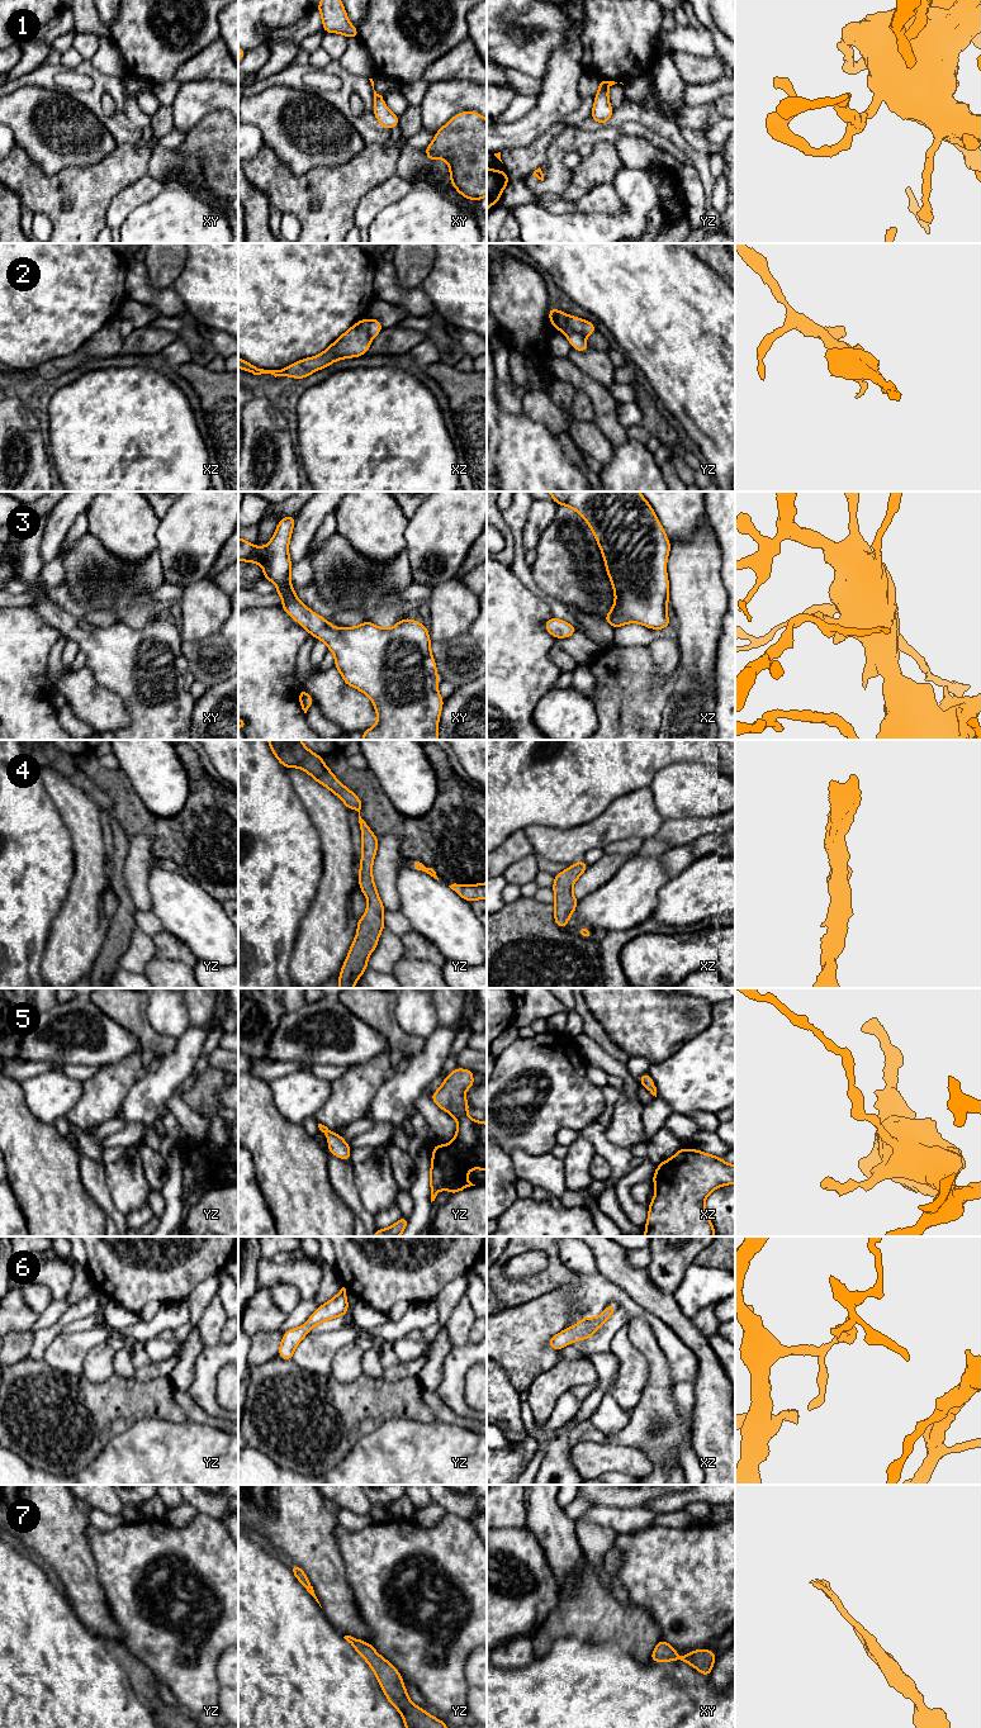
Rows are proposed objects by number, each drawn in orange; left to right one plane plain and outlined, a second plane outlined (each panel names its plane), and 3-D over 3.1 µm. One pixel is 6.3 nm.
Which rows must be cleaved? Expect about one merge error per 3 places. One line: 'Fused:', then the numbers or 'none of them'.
Fused: 2

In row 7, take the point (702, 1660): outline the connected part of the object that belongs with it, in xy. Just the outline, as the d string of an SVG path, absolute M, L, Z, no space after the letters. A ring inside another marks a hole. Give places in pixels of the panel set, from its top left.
M660 1639L655 1646L650 1661L651 1662L669 1662L669 1661L681 1661L693 1666L703 1676L708 1677L716 1656L712 1649L695 1649L688 1655L678 1657L677 1649L668 1644L664 1639Z

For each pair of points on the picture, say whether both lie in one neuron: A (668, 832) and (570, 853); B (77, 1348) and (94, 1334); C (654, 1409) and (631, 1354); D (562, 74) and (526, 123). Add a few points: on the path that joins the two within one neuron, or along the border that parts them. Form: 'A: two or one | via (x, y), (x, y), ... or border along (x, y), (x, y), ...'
A: two | border along (666, 819), (653, 836)
B: one | via (81, 1344), (90, 1338)
C: two | border along (644, 1357), (648, 1365), (647, 1385), (631, 1411)
D: one | via (559, 86), (559, 94), (539, 114)

